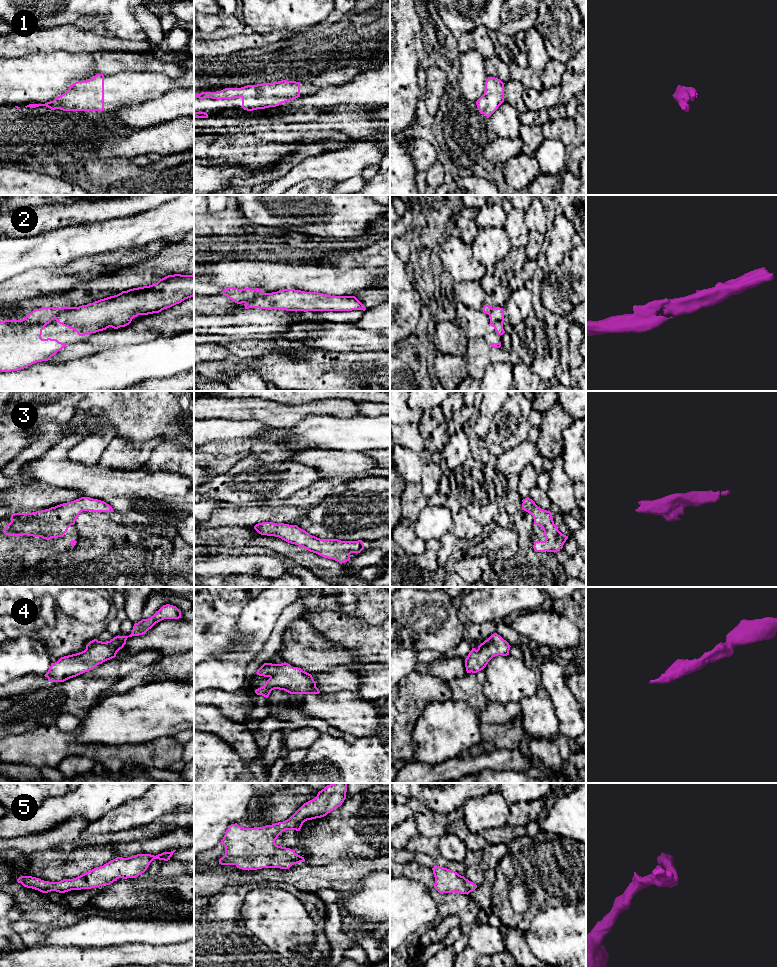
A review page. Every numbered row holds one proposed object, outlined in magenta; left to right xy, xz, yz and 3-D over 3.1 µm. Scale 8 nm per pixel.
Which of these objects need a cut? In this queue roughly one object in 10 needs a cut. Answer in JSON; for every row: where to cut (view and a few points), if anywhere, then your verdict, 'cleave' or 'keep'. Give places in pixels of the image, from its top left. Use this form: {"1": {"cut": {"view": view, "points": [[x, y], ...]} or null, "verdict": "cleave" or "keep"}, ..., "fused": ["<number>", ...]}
{"1": {"cut": null, "verdict": "keep"}, "2": {"cut": null, "verdict": "keep"}, "3": {"cut": null, "verdict": "keep"}, "4": {"cut": null, "verdict": "keep"}, "5": {"cut": null, "verdict": "keep"}, "fused": []}

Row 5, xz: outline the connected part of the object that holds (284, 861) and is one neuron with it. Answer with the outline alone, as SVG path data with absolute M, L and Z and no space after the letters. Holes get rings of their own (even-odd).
M332 783L318 792L317 796L304 803L289 819L263 827L244 828L237 823L231 824L225 832L220 844L225 846L225 855L219 859L221 865L235 865L242 870L257 870L262 868L289 869L292 865L305 862L304 857L295 850L278 846L275 840L285 830L300 831L307 820L321 818L340 807L346 799L348 783Z

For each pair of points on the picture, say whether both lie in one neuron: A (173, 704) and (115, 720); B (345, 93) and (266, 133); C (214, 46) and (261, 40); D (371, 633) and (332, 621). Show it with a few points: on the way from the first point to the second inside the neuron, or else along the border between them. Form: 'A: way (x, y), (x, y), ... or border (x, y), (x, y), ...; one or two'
A: way (159, 709), (129, 719); one
B: border (264, 116), (275, 116), (285, 122), (311, 122); two
C: way (226, 46), (240, 41), (249, 41); one
D: way (361, 633), (350, 633), (342, 630); one

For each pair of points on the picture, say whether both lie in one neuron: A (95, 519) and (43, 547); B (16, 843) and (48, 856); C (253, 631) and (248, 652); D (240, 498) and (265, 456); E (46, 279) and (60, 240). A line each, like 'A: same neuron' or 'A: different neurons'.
A: different neurons
B: different neurons
C: same neuron
D: different neurons
E: different neurons

